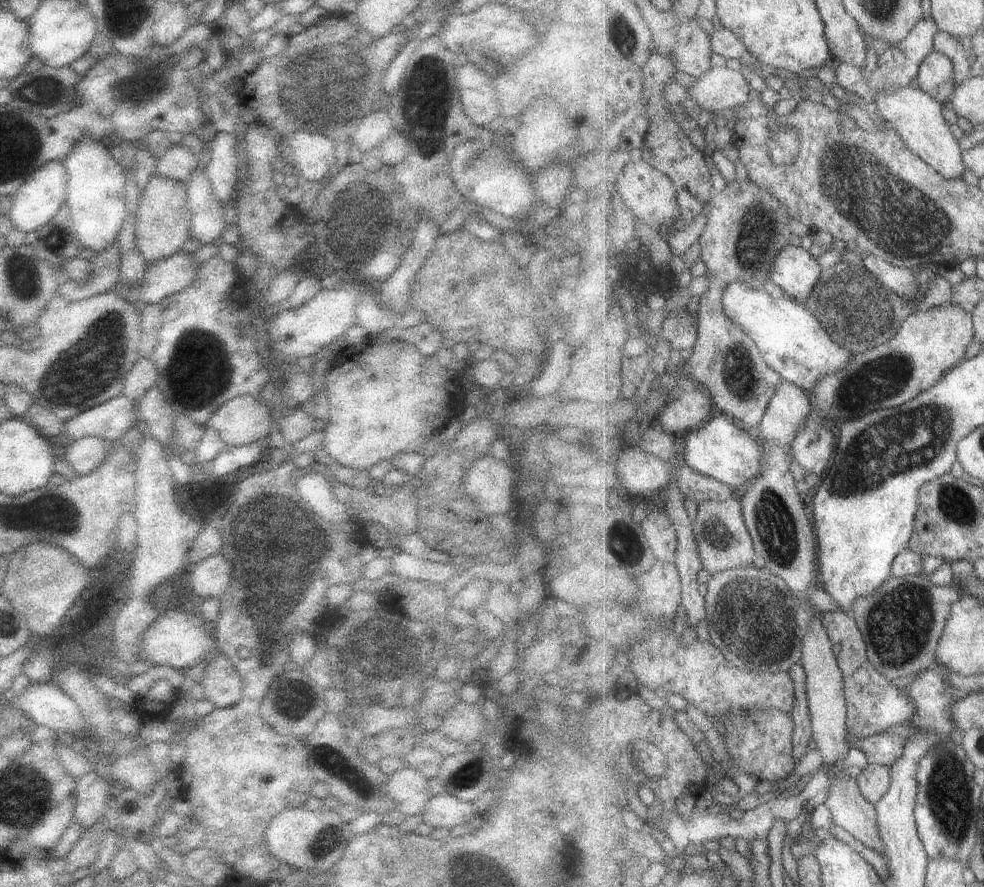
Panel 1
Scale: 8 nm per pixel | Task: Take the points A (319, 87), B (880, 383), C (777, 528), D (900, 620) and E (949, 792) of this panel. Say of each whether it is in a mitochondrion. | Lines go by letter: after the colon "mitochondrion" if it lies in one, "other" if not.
A: mitochondrion
B: mitochondrion
C: mitochondrion
D: mitochondrion
E: mitochondrion

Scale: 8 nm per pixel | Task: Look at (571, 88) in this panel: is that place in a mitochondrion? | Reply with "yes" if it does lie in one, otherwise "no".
no

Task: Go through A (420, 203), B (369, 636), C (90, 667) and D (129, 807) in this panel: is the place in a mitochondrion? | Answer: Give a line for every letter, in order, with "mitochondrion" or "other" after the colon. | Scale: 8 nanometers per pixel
A: other
B: mitochondrion
C: other
D: other

